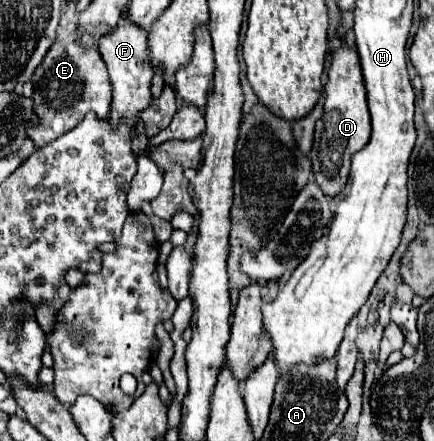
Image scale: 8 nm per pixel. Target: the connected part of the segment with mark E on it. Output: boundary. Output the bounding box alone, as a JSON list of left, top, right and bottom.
[29,36,111,148]

